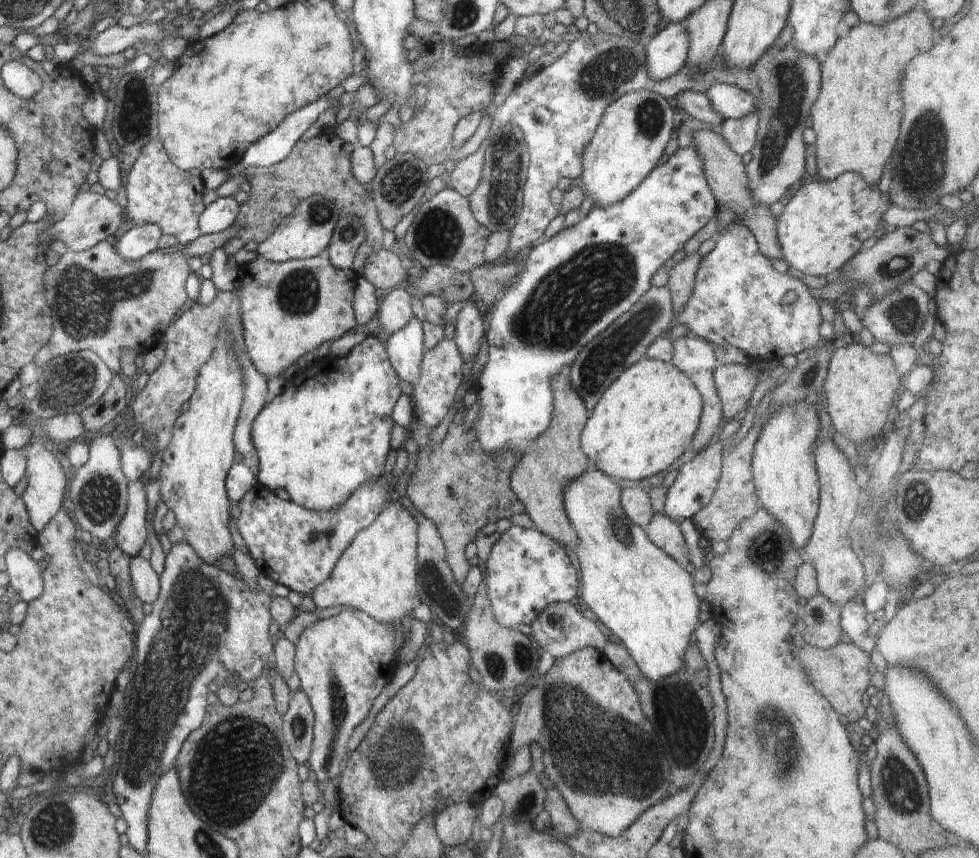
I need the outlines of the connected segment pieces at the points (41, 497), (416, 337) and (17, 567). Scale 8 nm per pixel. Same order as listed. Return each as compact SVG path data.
M37 433L32 442L26 447L25 454L27 456L26 478L28 484L21 498L27 506L27 512L30 515L32 526L35 527L36 532L44 530L52 520L54 520L56 513L59 512L60 504L64 498L64 488L66 488L66 474L62 470L62 466L58 464L56 456L42 446L42 442L46 440L44 436Z
M412 318L402 330L393 332L385 344L390 364L394 367L399 380L409 384L416 382L420 376L420 362L427 351L424 348L421 321Z
M11 549L7 553L6 562L10 587L14 588L16 599L29 603L43 596L40 568L27 551Z

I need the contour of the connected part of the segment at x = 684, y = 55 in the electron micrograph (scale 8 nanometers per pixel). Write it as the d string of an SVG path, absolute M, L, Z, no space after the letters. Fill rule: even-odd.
M665 24L652 40L645 43L648 74L652 80L674 76L688 60L688 24Z

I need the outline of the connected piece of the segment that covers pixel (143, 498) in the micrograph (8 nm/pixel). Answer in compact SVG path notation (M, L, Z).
M134 480L130 484L128 512L115 533L115 542L127 555L140 557L148 546L148 481Z

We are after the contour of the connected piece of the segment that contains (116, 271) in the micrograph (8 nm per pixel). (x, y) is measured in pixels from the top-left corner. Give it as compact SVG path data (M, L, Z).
M109 240L100 241L85 251L74 252L68 249L45 275L45 295L51 306L54 322L53 337L48 341L50 354L57 357L90 350L98 354L113 373L120 373L124 350L132 350L136 355L148 354L163 342L169 323L189 303L185 284L188 282L190 270L186 261L182 256L181 246L168 250L157 248L138 260L122 258L116 252L113 241Z

